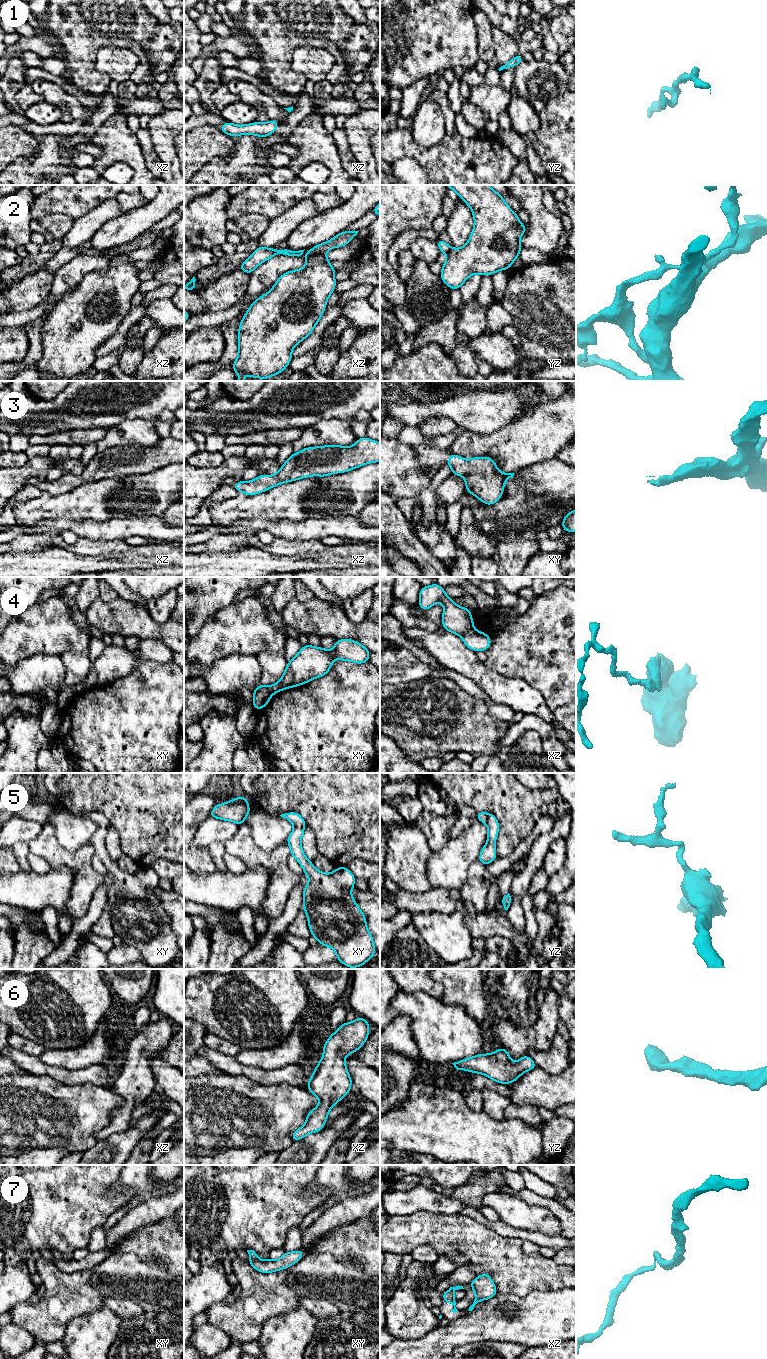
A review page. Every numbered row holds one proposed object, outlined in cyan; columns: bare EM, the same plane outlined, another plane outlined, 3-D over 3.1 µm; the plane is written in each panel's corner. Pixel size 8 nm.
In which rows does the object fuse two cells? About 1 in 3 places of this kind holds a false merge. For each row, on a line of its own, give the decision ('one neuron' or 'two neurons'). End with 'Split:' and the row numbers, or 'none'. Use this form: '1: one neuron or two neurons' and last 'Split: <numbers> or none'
1: one neuron
2: two neurons
3: one neuron
4: one neuron
5: one neuron
6: one neuron
7: two neurons
Split: 2, 7

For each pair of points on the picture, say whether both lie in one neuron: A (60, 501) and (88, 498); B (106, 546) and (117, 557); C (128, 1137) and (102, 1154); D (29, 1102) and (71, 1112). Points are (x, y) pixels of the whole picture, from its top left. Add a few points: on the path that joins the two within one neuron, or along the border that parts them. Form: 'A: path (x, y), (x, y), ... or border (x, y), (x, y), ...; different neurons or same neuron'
A: path (67, 501), (81, 501); same neuron
B: border (132, 546), (124, 551), (108, 551), (89, 556); different neurons
C: path (122, 1143), (113, 1152), (108, 1154); same neuron
D: path (39, 1112), (61, 1112); same neuron

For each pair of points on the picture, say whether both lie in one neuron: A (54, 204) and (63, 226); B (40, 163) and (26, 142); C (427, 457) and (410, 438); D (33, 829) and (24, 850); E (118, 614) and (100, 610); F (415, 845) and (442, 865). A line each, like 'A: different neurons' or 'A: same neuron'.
A: different neurons
B: different neurons
C: different neurons
D: different neurons
E: same neuron
F: different neurons

